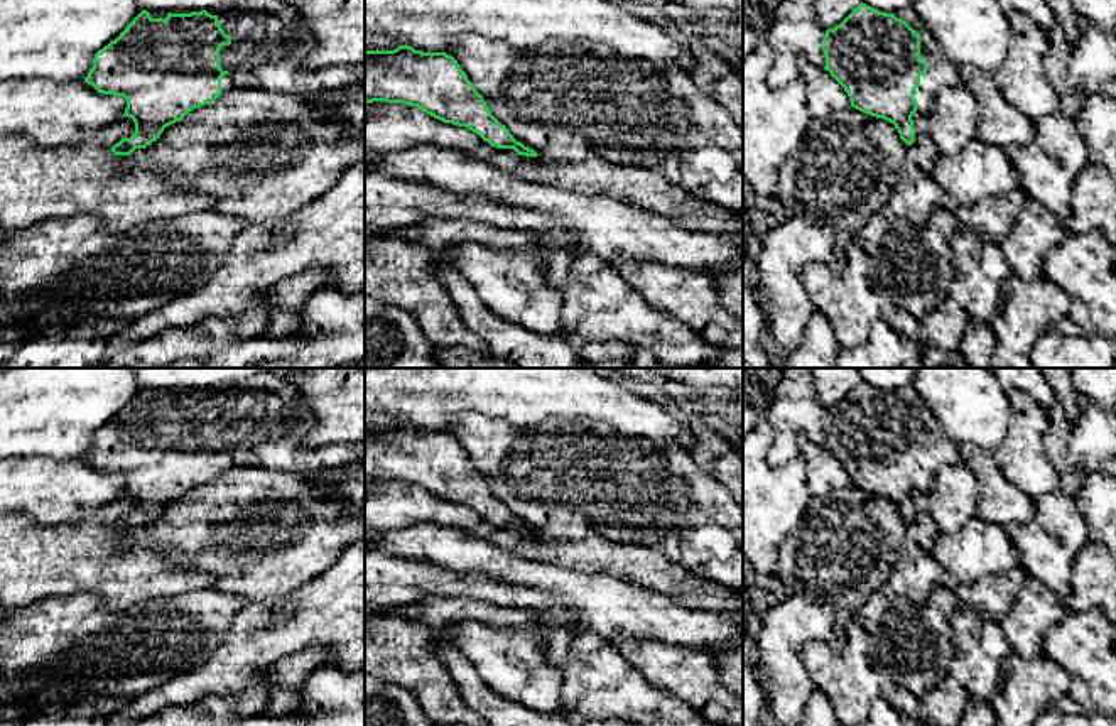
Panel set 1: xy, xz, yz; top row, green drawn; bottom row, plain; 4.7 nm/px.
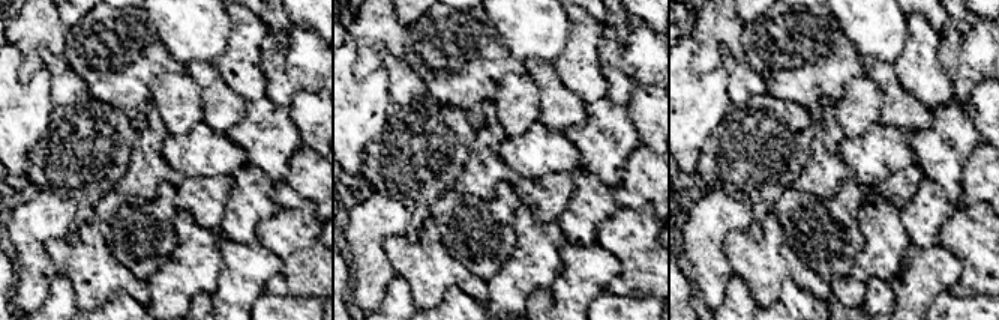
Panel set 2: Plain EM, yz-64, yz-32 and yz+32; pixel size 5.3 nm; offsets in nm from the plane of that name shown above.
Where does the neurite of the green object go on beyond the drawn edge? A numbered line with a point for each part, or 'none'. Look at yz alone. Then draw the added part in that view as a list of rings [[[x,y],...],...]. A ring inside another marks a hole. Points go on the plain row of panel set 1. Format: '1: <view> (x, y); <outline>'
1: yz (941, 451); [[[915,390],[895,392],[895,395],[905,398],[920,414],[920,437],[927,441],[927,451],[920,454],[920,464],[913,469],[913,474],[917,490],[927,491],[940,466],[962,463],[961,451],[947,439],[929,405]]]

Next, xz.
none

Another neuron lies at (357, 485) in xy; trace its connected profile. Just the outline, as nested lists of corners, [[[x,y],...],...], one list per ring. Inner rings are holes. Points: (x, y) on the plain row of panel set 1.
[[[349,464],[346,469],[346,479],[334,488],[339,501],[348,513],[358,512],[365,507],[365,466]]]

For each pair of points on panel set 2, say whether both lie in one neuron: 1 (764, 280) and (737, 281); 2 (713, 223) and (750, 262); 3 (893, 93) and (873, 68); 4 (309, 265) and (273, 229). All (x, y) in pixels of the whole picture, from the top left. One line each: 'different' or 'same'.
1: different
2: different
3: same
4: same

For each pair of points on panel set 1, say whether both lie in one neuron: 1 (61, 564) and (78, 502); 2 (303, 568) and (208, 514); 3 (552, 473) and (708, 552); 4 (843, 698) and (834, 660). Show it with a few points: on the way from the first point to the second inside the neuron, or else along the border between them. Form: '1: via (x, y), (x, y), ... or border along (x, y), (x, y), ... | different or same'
1: border along (108, 503), (76, 520), (32, 520) | different
2: via (276, 552), (257, 536), (220, 534) | same
3: via (591, 480), (650, 495), (669, 514) | same
4: via (843, 689), (843, 677), (834, 669) | same

